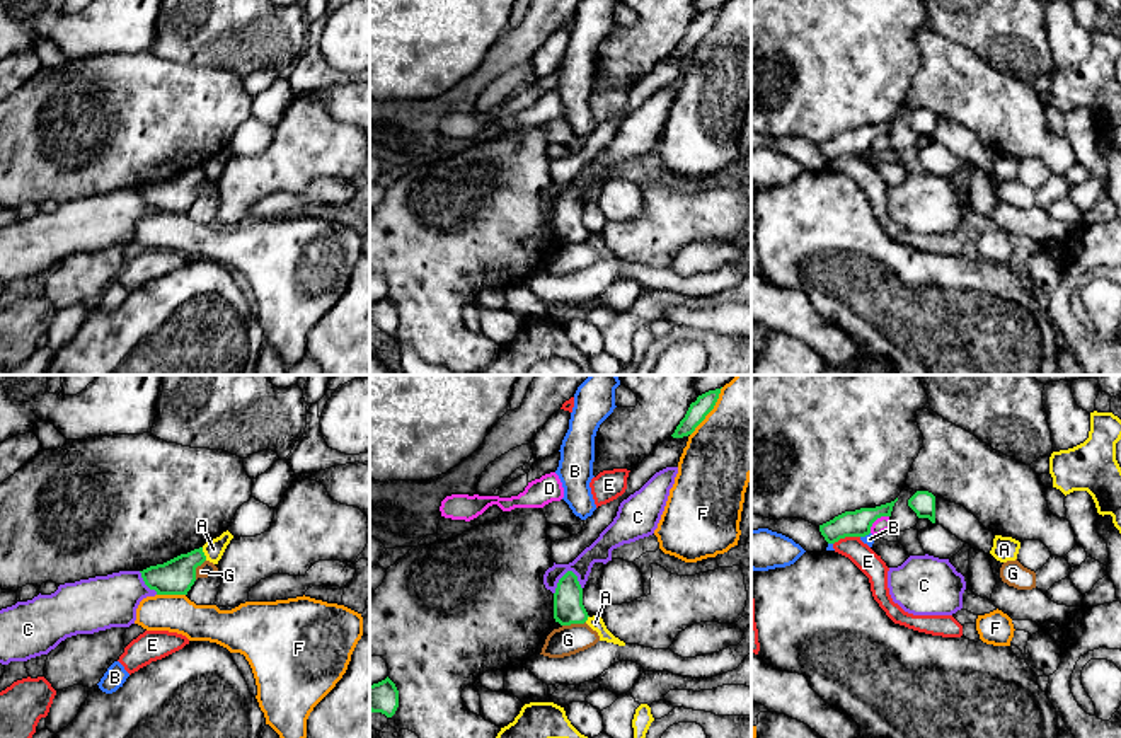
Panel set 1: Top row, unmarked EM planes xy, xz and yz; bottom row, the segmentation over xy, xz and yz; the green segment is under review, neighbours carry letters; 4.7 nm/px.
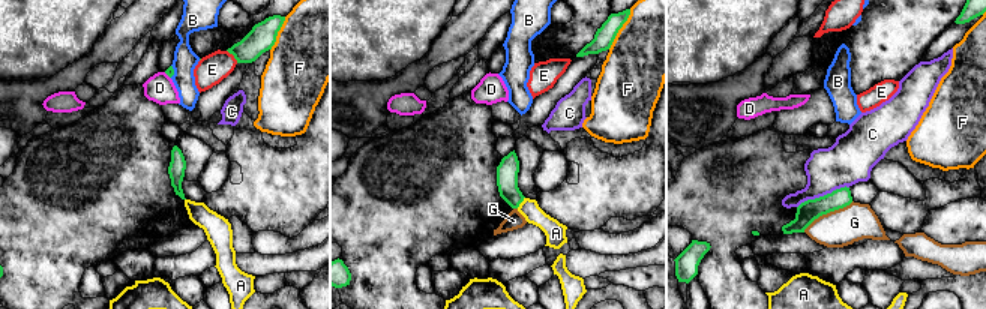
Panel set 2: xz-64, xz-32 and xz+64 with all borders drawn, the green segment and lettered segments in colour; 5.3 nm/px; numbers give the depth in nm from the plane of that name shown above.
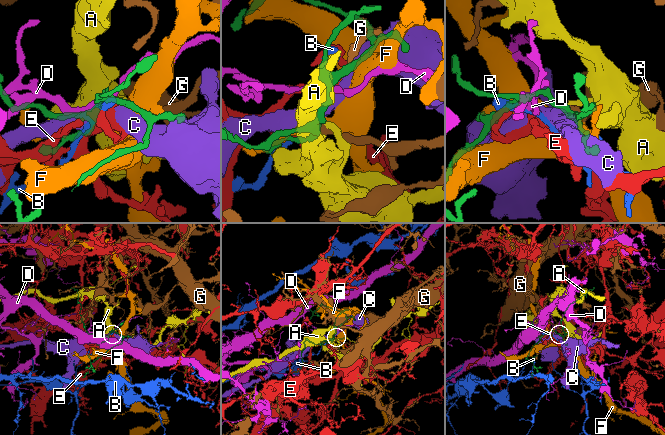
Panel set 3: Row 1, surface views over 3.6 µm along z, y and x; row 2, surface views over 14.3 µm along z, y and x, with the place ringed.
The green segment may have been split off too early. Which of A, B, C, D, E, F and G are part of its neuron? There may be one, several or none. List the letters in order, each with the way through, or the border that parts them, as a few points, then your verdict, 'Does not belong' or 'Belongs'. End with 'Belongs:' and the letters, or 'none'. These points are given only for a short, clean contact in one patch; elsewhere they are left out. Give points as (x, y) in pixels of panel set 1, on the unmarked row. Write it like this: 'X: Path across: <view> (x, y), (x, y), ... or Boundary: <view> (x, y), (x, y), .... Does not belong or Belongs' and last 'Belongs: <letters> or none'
A: Boundary: xy (201, 166), (206, 178). Does not belong
B: Does not belong
C: Does not belong
D: Boundary: yz (888, 133), (881, 133), (869, 150). Does not belong
E: Boundary: yz (859, 154), (845, 154), (833, 162). Does not belong
F: Does not belong
G: Boundary: xz (585, 239), (563, 244). Does not belong
Belongs: none

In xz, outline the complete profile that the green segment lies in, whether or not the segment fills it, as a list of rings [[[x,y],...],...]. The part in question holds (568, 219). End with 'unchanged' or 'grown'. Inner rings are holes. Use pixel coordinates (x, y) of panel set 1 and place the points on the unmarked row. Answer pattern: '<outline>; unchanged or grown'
[[[567,189],[557,201],[554,211],[554,237],[560,244],[584,242],[588,230],[583,223],[583,206],[578,194]]]; unchanged

